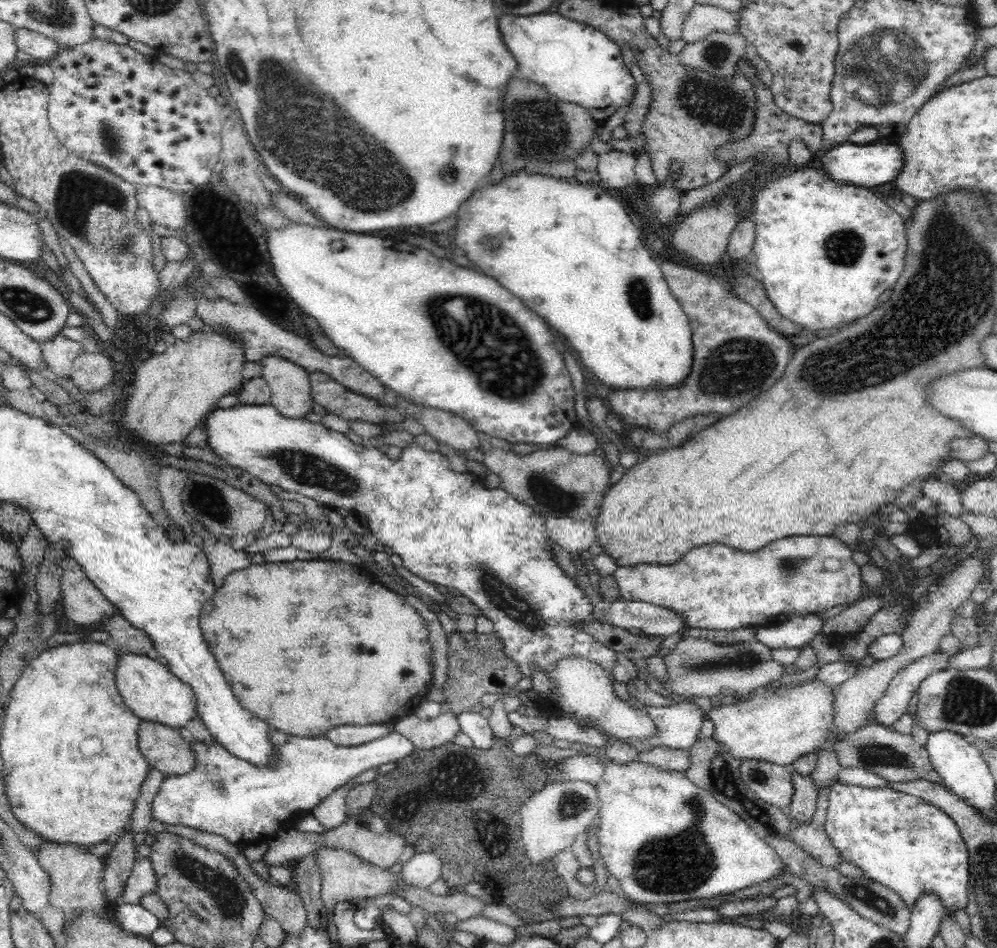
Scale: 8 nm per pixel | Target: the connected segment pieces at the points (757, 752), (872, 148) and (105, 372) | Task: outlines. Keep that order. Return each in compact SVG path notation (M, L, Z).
M806 680L805 682L798 684L796 686L784 686L779 688L774 688L770 690L770 695L765 698L763 696L763 693L759 693L756 698L748 698L747 700L741 700L741 701L730 701L729 703L722 704L721 706L717 708L712 708L709 711L706 712L708 719L712 720L714 722L714 733L711 736L712 740L715 740L716 742L719 742L724 746L724 748L727 748L727 751L730 752L730 754L734 758L739 758L741 761L747 761L747 760L761 760L766 762L771 762L775 765L780 765L786 768L789 768L789 766L797 759L800 758L802 755L808 754L808 753L816 753L820 752L820 748L824 746L824 742L827 739L827 732L832 729L833 724L833 700L834 700L835 694L833 693L832 688L828 688L826 685L822 685L820 681L816 680Z
M878 138L868 146L856 146L854 143L839 143L829 147L822 154L820 165L835 178L837 183L850 183L854 186L864 186L872 189L888 182L895 181L903 169L906 161L906 152L903 151L902 142L898 138Z
M105 348L98 353L81 351L72 363L72 381L84 391L99 391L112 382L115 374L112 366Z

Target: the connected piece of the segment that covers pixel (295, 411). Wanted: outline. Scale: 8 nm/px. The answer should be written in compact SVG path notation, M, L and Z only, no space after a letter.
M265 355L259 360L262 364L261 377L270 387L270 404L288 418L304 419L312 412L309 373L283 355Z

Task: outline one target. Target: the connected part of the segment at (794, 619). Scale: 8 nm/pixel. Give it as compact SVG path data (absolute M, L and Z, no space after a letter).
M813 611L786 616L780 623L758 628L755 639L770 647L770 650L778 647L800 649L809 645L823 629L823 612Z

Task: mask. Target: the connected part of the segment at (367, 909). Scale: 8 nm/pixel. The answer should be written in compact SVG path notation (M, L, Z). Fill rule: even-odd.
M395 892L368 897L363 908L356 908L352 919L362 930L372 930L380 926L382 910L392 908L402 914L410 912L410 904Z

